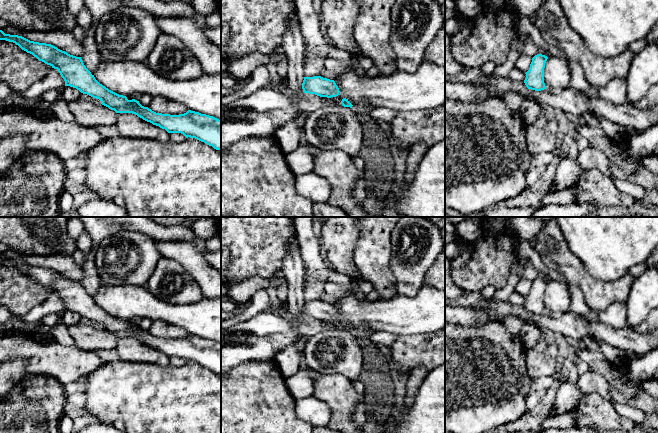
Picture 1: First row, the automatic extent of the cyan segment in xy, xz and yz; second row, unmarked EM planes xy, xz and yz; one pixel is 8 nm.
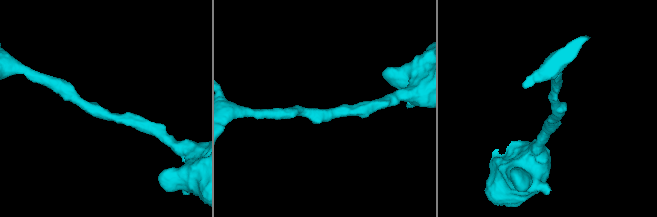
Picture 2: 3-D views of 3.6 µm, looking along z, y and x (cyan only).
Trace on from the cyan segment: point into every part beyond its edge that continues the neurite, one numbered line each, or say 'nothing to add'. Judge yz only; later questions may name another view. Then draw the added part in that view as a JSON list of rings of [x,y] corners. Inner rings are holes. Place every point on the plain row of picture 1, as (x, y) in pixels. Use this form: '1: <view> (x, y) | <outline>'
nothing to add

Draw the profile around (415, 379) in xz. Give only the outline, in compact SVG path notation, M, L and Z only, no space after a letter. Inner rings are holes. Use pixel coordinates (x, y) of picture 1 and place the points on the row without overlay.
M424 368L415 369L412 374L406 380L406 395L404 397L404 404L407 407L413 405L414 395L422 383L424 377L426 376L427 371Z

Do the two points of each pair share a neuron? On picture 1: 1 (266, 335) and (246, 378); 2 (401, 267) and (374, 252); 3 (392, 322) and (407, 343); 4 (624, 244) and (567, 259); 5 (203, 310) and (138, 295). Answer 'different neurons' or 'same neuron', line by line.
1: different neurons
2: different neurons
3: different neurons
4: different neurons
5: same neuron

